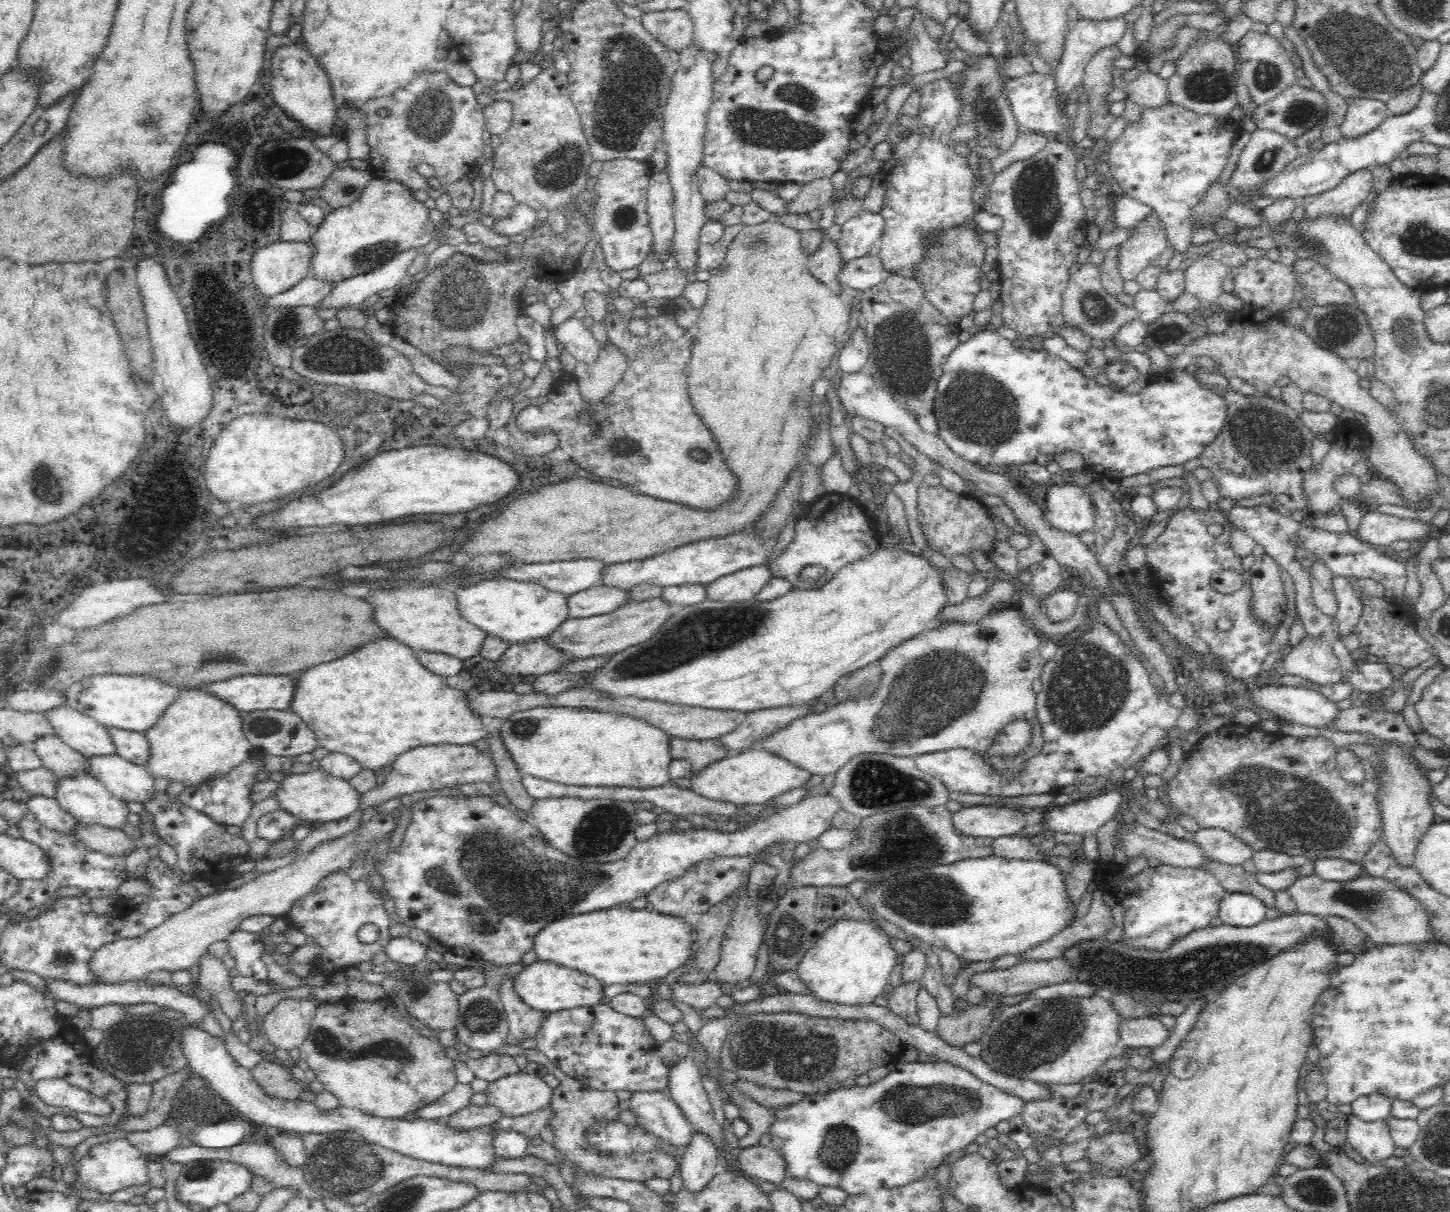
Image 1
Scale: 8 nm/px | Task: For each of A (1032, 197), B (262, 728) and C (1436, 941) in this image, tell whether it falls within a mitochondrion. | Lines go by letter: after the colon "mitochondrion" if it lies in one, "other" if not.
A: mitochondrion
B: mitochondrion
C: other

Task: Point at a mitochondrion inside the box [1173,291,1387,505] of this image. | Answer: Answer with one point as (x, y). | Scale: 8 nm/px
(1268, 440)

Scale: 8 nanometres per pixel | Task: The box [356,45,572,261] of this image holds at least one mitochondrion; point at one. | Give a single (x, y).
(430, 117)

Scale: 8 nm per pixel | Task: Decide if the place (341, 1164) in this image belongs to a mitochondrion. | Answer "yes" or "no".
yes

